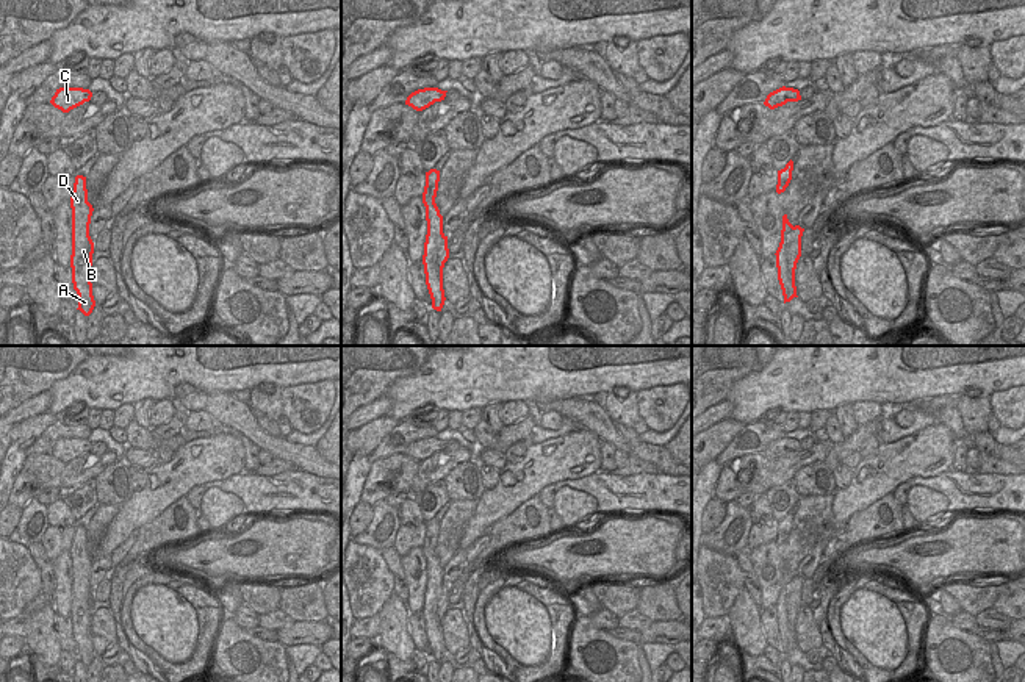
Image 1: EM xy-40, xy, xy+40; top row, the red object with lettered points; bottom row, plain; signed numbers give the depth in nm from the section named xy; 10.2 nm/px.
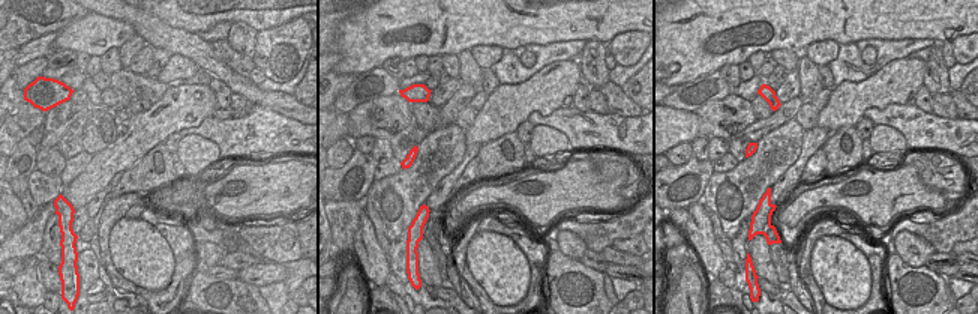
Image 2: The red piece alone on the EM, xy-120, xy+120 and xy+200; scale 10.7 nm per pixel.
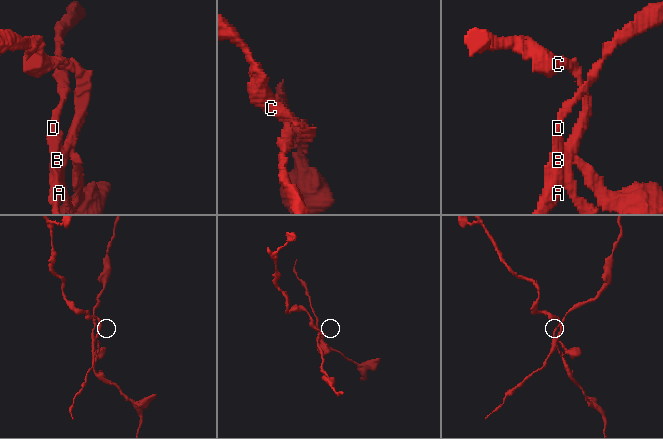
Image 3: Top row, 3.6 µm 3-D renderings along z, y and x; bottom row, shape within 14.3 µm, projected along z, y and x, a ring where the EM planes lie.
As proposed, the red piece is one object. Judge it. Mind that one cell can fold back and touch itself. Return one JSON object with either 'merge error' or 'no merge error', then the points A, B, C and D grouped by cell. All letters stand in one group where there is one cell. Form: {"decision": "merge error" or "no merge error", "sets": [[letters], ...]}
{"decision": "merge error", "sets": [["A", "B", "D"], ["C"]]}

